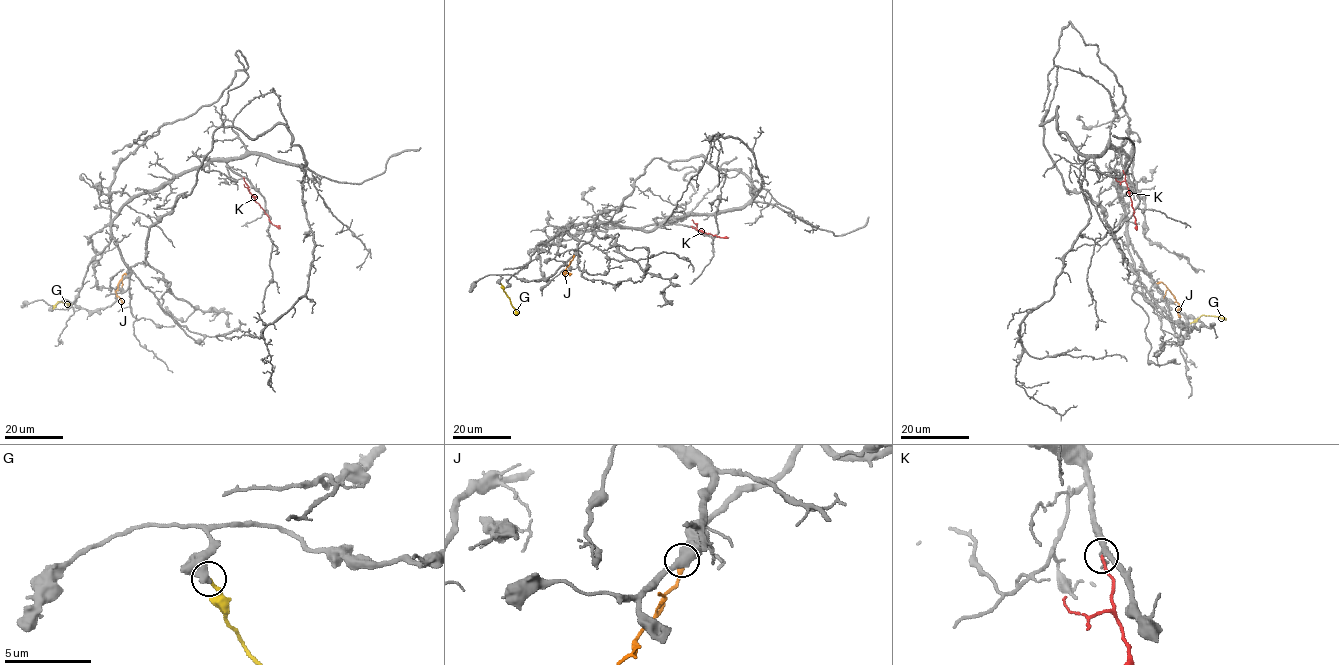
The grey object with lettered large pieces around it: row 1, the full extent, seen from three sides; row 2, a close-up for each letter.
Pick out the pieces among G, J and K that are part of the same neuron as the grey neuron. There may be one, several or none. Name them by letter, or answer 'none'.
none

